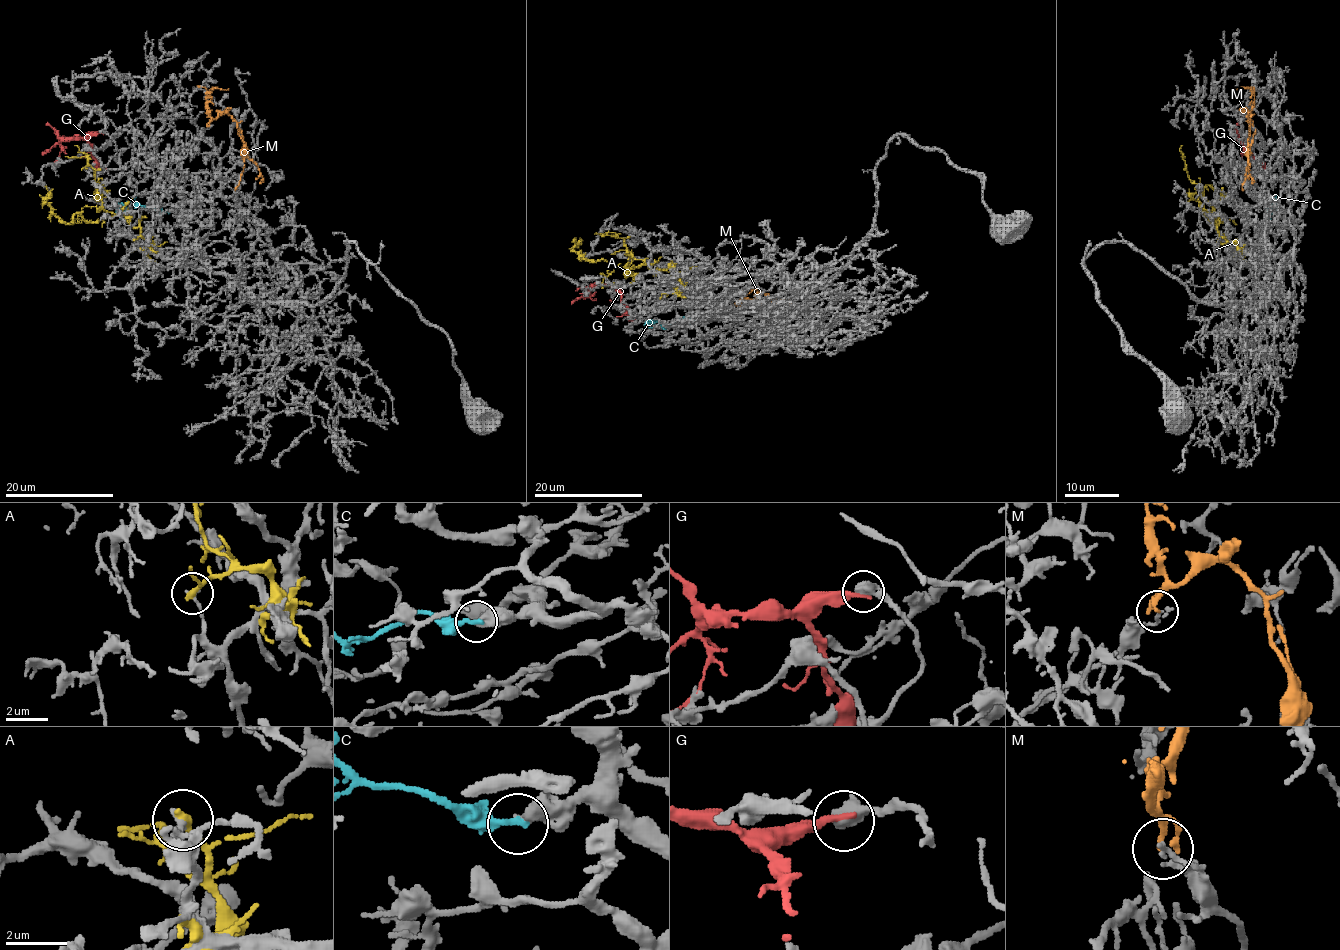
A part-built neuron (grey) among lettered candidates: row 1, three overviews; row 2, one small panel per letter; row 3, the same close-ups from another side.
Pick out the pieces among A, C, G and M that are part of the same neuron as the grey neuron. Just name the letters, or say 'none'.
C

